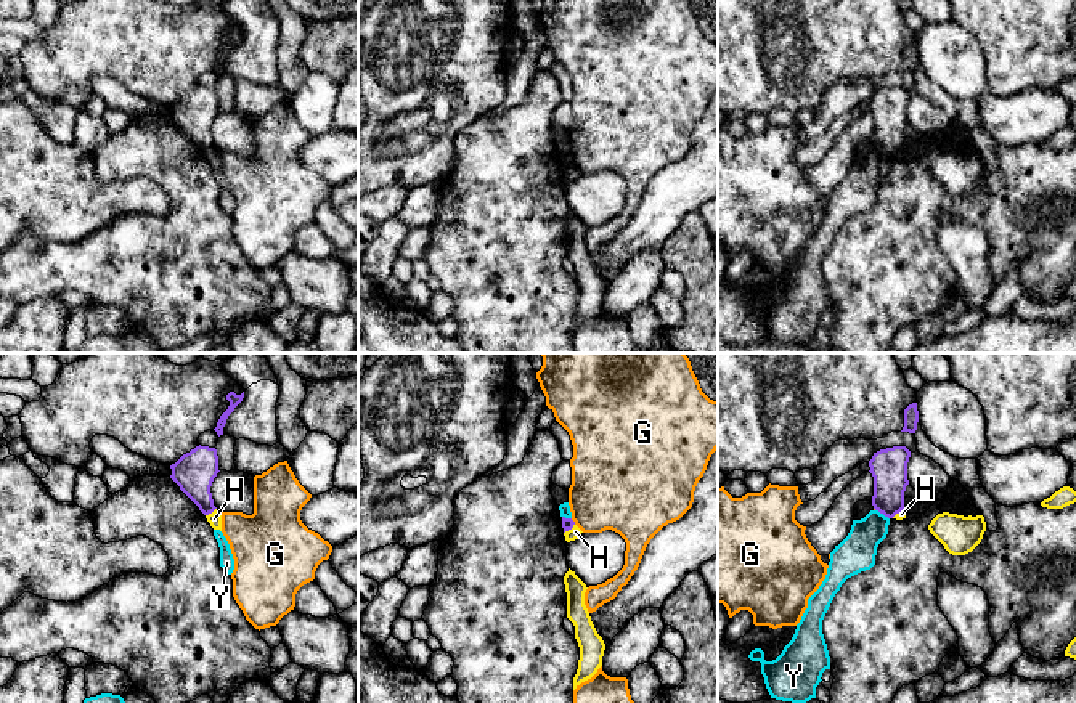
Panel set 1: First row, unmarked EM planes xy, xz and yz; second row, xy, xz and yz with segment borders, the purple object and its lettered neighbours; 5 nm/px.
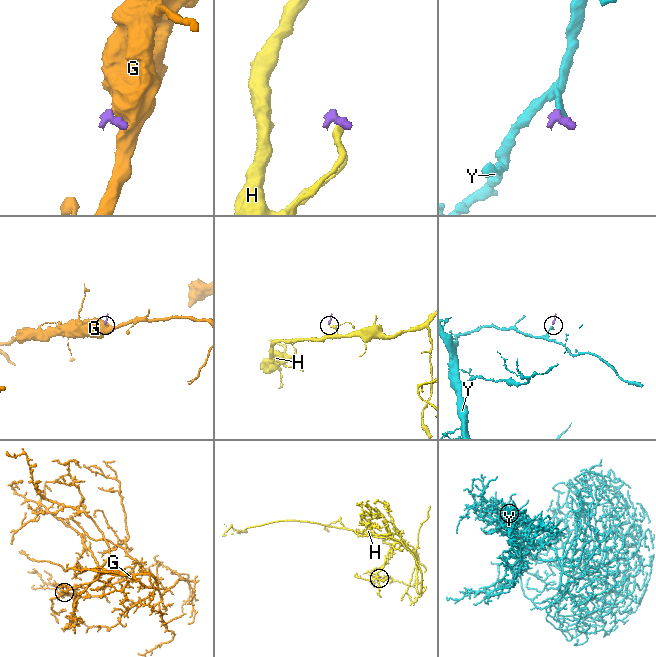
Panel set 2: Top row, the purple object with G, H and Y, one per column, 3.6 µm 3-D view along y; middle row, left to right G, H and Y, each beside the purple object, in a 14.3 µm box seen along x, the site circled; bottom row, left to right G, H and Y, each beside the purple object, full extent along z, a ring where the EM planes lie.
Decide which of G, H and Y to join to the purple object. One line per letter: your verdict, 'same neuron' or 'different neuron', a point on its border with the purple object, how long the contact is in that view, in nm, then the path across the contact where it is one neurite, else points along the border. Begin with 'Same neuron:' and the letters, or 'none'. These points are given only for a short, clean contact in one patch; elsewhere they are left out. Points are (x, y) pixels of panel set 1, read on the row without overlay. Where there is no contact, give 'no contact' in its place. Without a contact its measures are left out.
Same neuron: none
G: different neuron | xz (574, 162) | 40 nm | along xz (570, 159), (575, 164)
H: different neuron | xy (211, 153) | 70 nm | along xy (216, 148), (206, 156)
Y: different neuron | yz (882, 153) | 90 nm | along yz (876, 150), (888, 159)

